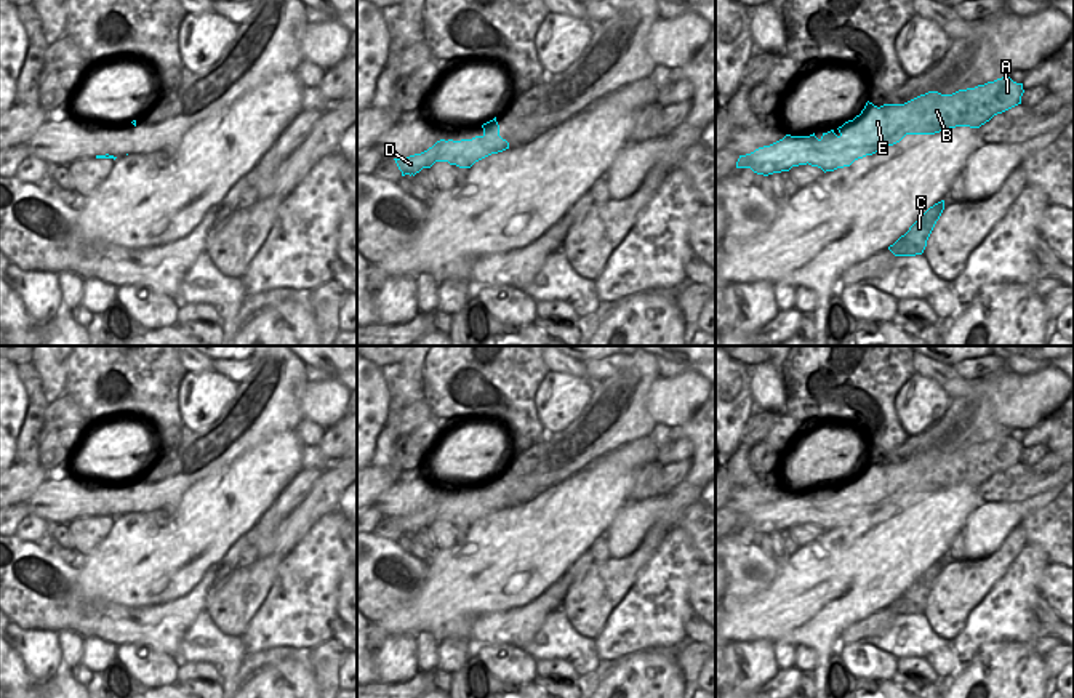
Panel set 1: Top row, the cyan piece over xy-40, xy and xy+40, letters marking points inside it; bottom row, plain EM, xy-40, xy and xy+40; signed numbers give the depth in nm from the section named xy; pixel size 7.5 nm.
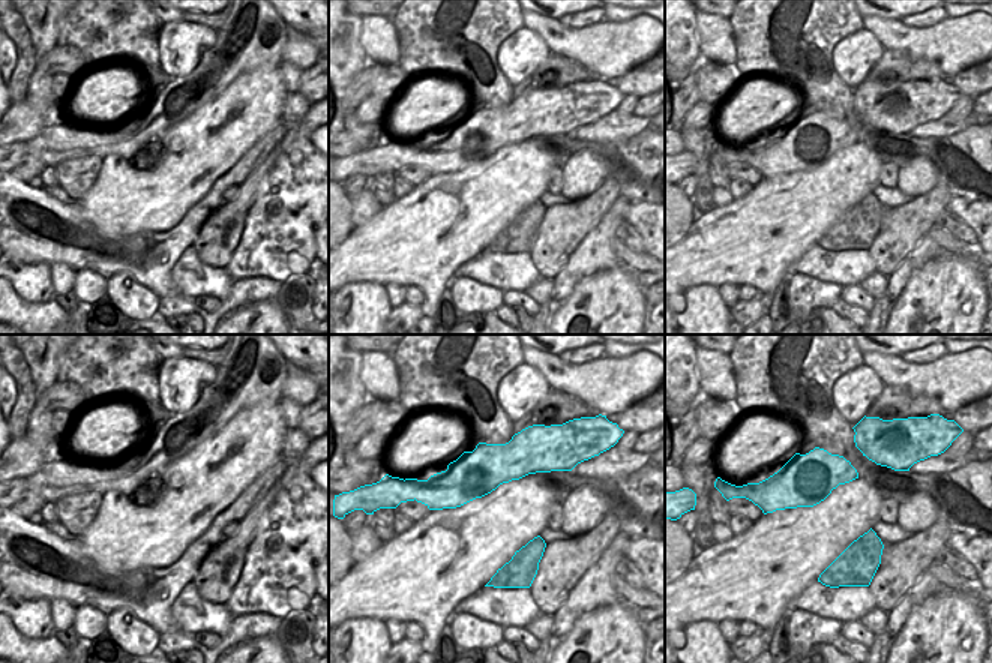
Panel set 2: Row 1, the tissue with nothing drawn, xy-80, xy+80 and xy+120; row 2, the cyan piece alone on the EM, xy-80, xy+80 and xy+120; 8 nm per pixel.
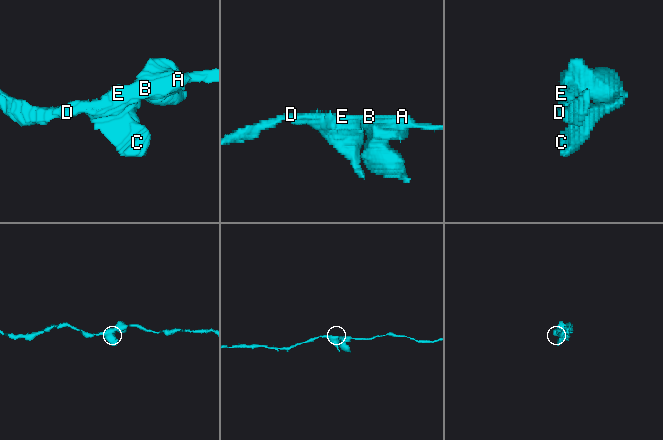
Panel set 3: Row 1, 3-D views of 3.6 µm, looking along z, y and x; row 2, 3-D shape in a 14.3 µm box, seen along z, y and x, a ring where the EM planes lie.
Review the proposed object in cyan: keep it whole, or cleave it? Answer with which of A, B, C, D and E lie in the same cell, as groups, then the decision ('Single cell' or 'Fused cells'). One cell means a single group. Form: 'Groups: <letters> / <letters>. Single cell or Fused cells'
Groups: A B C D E. Single cell

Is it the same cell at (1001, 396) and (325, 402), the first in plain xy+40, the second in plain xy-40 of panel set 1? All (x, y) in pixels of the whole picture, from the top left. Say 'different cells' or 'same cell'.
same cell

